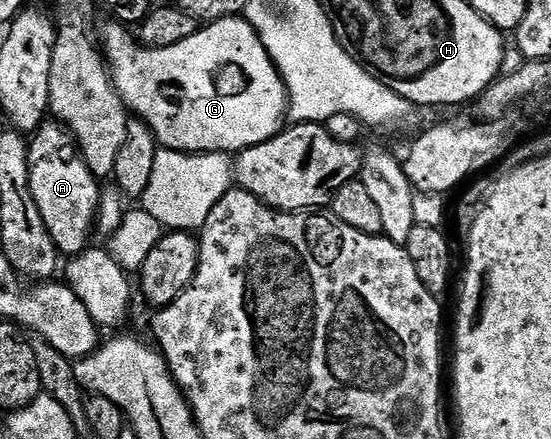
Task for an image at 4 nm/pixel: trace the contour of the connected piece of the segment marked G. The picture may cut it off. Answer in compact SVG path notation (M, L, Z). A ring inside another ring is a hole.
M246 18L216 19L214 23L200 26L199 30L193 33L193 37L185 37L185 41L177 41L177 45L165 45L164 47L144 47L132 32L131 35L127 32L130 30L124 24L118 21L110 22L101 27L101 50L107 60L111 80L114 81L117 93L123 98L123 104L126 105L128 112L132 116L146 121L151 127L151 132L155 134L155 138L164 148L188 153L238 153L247 147L261 145L284 130L283 119L288 118L287 87L284 85L283 78L275 67L271 55L267 52L267 46L261 42L259 34L251 28L251 24Z

